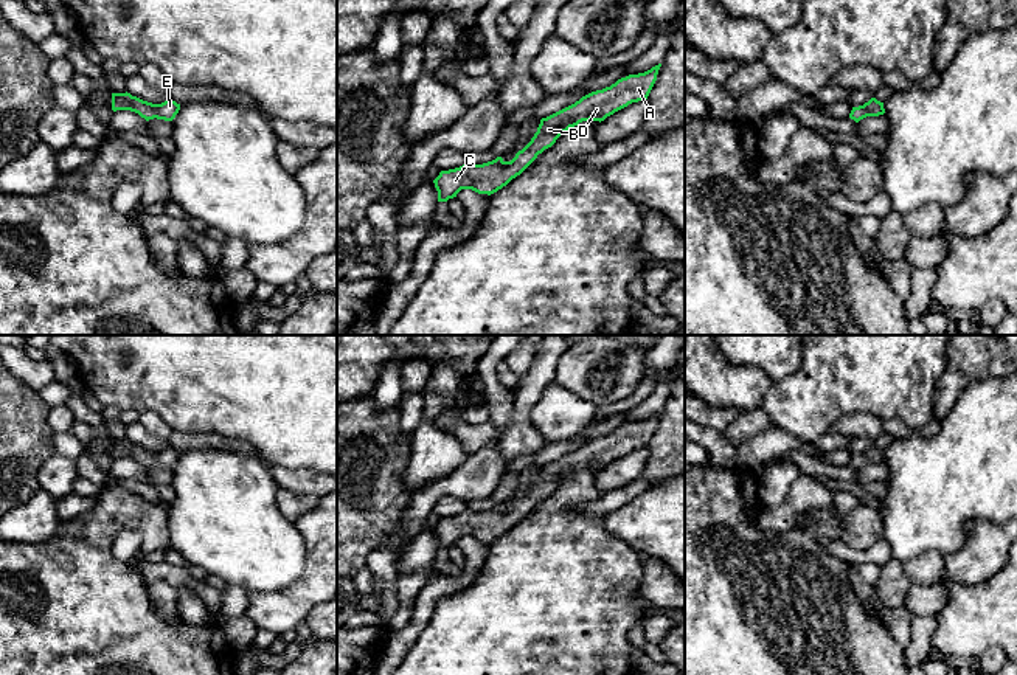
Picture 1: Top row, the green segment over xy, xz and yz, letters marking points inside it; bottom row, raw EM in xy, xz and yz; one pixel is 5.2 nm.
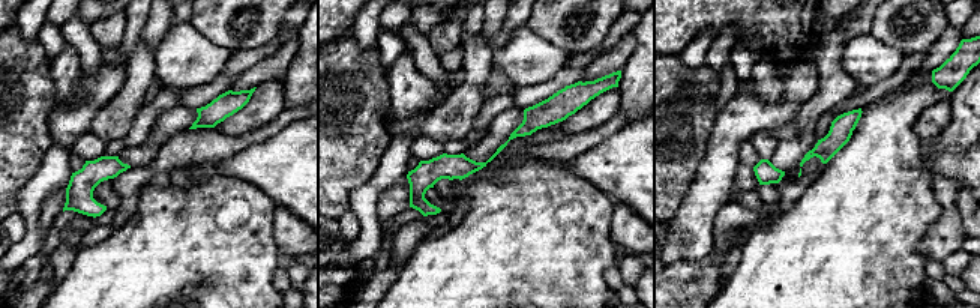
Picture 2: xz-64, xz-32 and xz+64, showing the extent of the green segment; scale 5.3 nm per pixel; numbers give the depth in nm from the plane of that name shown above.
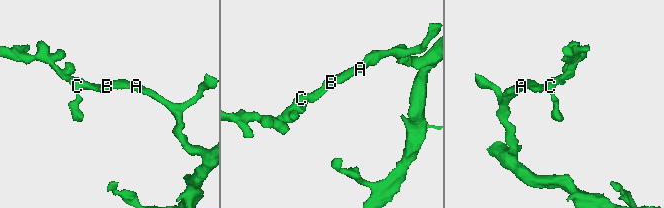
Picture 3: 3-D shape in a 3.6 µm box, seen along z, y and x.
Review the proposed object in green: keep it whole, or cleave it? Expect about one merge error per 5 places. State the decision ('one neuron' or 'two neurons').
one neuron

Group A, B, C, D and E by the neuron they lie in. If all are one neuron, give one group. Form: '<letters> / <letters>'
A B C D E

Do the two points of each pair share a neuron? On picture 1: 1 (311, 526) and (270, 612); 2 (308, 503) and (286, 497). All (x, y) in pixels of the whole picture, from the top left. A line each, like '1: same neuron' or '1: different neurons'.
1: same neuron
2: same neuron

